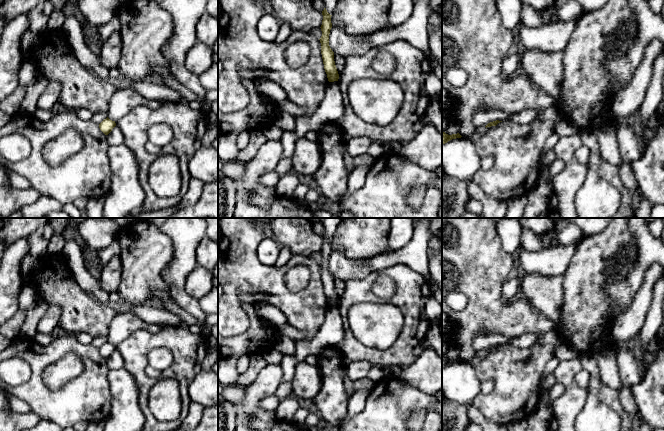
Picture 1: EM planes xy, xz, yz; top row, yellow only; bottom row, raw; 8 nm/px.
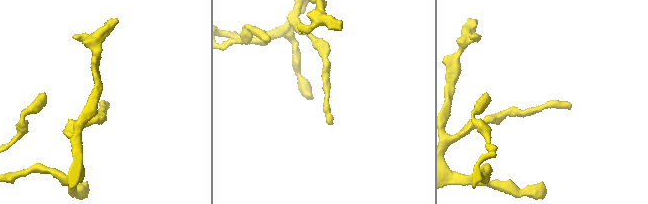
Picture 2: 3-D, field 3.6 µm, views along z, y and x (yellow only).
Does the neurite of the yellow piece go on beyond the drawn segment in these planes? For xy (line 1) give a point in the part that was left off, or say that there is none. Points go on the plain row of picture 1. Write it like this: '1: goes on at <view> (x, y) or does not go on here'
1: does not go on here

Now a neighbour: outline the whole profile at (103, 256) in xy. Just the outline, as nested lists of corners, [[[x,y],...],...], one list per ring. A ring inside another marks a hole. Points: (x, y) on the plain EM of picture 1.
[[[117,240],[110,246],[96,252],[98,265],[103,266],[107,264],[113,256],[120,256],[120,245]]]

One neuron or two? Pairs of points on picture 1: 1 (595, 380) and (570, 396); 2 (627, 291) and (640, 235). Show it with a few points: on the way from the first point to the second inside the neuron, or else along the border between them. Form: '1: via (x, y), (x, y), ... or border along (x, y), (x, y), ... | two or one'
1: border along (588, 386), (587, 397) | two
2: via (635, 277), (643, 262), (643, 249) | one

